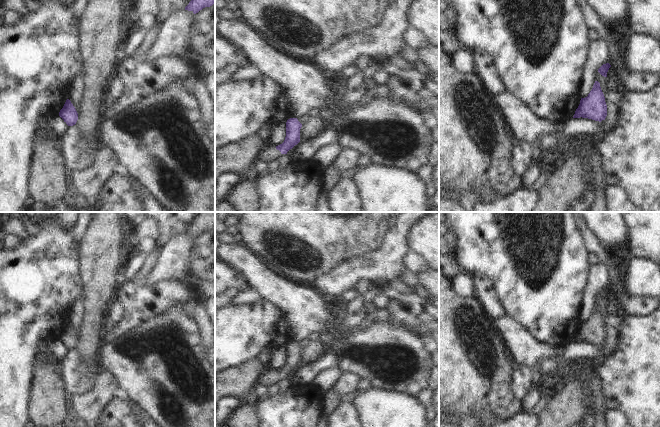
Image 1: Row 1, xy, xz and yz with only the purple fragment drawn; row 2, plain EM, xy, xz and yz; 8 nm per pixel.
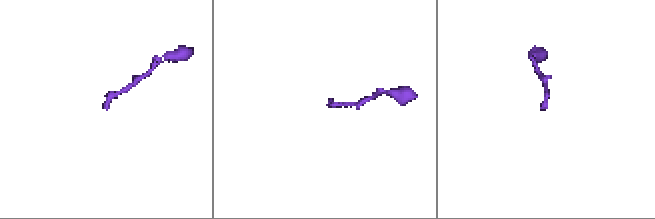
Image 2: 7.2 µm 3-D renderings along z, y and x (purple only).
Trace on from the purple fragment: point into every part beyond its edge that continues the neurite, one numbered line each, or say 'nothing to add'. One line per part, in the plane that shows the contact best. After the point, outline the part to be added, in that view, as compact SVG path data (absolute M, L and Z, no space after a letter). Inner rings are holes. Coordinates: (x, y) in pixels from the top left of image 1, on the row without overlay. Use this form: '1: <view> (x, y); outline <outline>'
1: xz (269, 377); outline M267 368L265 372L263 372L259 376L259 383L264 384L266 387L268 387L271 384L275 384L281 379L281 376L276 373L276 370Z

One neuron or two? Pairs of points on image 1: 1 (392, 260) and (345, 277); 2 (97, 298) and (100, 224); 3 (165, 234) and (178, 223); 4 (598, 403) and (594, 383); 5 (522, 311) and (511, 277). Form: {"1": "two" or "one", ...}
{"1": "one", "2": "one", "3": "one", "4": "one", "5": "one"}

